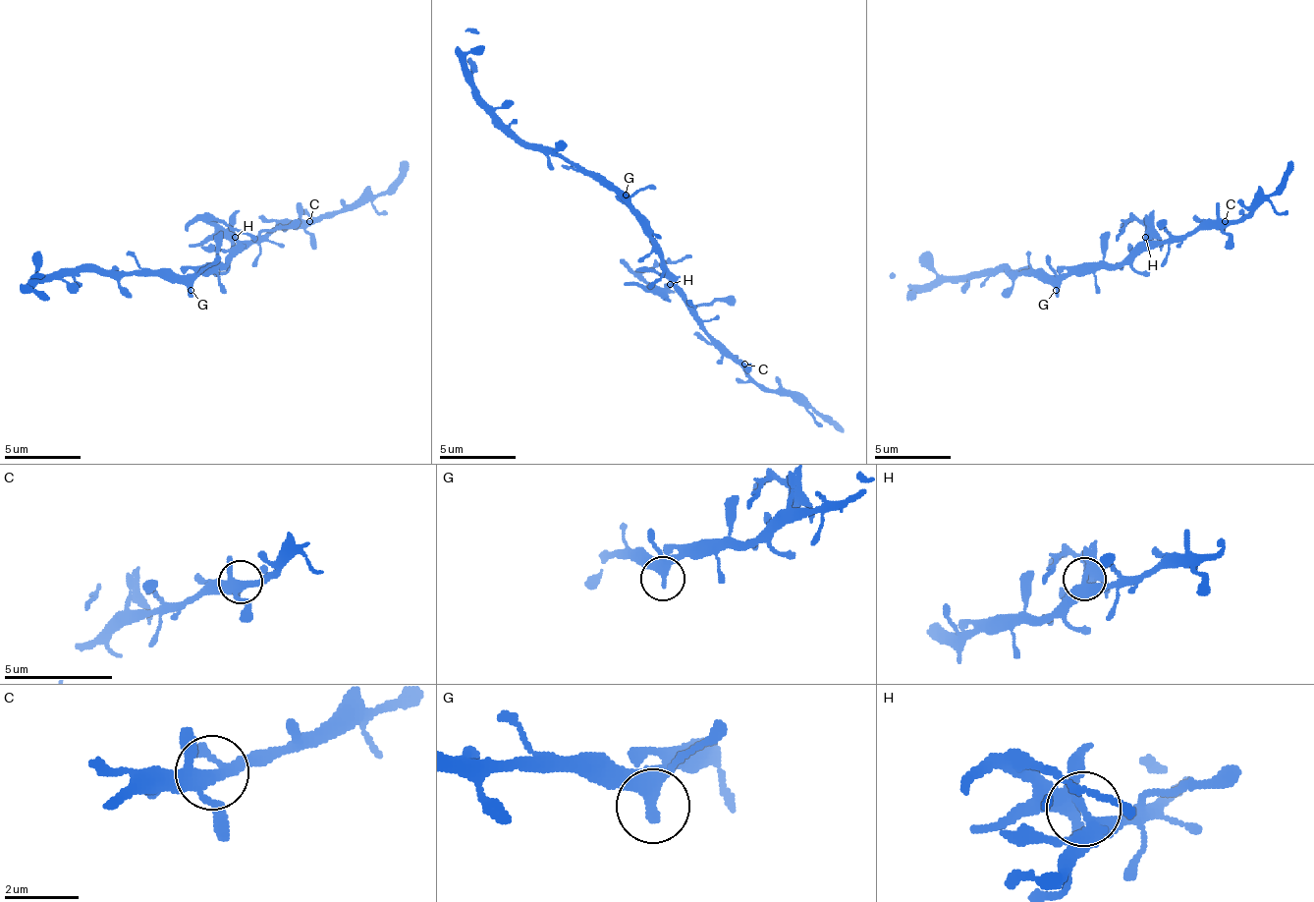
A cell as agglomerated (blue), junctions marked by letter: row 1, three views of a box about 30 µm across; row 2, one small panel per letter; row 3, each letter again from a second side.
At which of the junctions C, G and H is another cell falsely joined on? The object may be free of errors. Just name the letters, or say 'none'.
H

